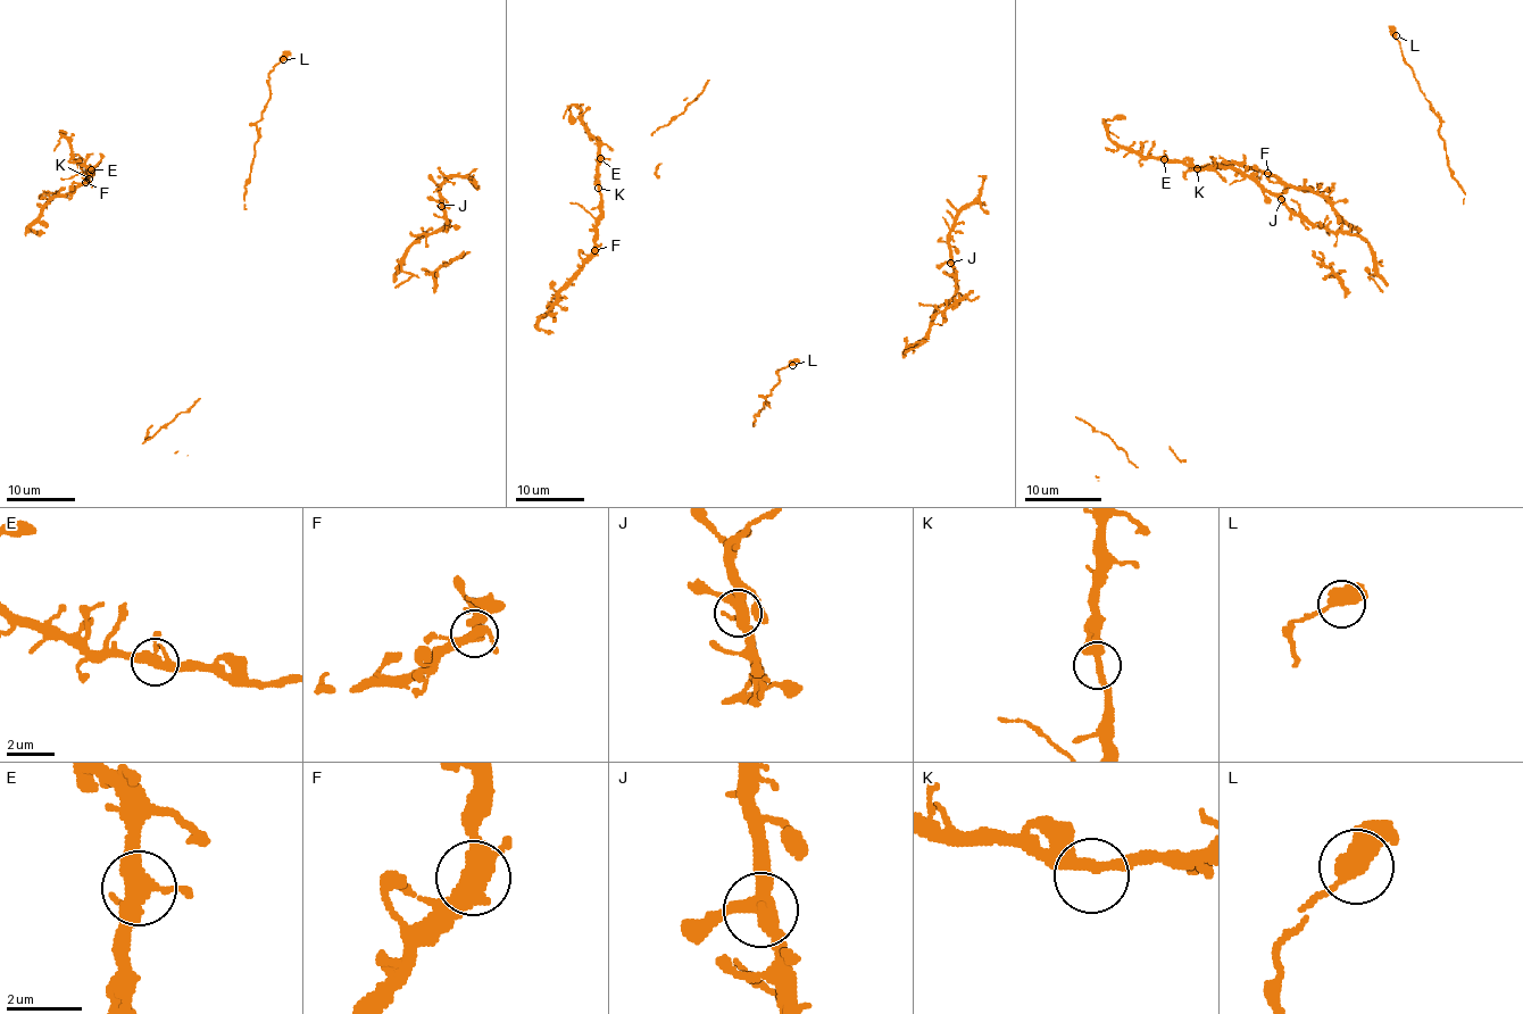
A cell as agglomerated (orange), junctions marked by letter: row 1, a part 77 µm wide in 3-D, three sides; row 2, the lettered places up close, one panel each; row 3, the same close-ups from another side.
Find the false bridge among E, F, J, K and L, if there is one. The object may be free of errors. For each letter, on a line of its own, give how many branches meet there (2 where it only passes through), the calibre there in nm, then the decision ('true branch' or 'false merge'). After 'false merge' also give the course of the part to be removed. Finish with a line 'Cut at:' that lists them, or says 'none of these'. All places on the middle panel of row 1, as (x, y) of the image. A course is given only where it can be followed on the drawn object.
E: 3 branches meet; 400 nm thick; true branch
F: 3 branches meet; 360 nm thick; true branch
J: 3 branches meet; 400 nm thick; true branch
K: 2 branches meet; 280 nm thick; true branch
L: 2 branches meet; 440 nm thick; true branch
Cut at: none of these

